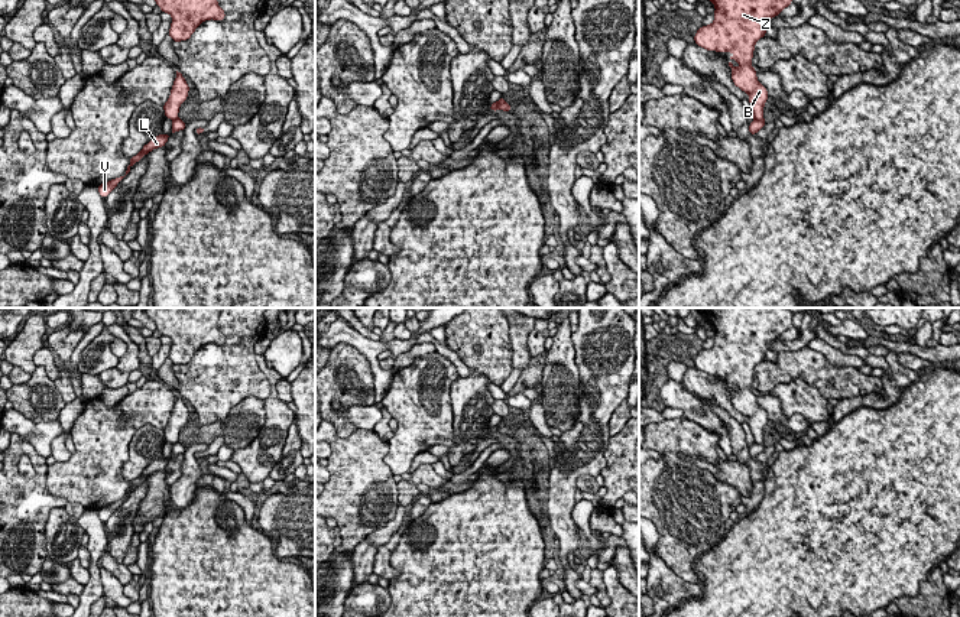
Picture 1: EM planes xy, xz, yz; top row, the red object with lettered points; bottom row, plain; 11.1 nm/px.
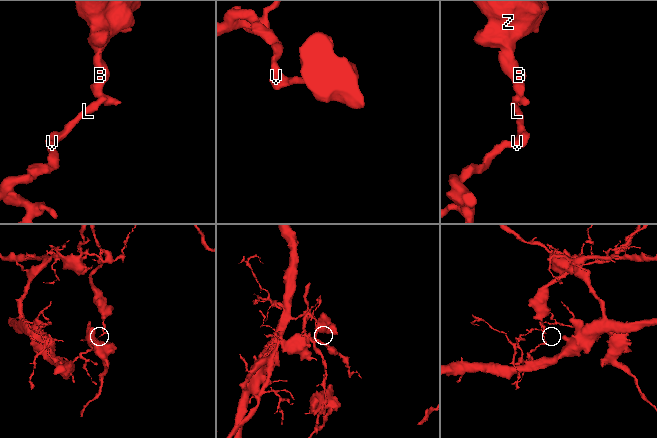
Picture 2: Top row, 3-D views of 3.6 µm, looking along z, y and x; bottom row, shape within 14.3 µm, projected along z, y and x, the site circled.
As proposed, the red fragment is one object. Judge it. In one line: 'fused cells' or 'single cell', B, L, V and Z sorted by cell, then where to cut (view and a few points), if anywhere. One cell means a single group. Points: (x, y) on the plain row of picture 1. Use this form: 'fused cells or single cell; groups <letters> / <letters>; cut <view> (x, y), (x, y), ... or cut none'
fused cells; groups B Z / L V; cut yz (755, 442), (762, 444)

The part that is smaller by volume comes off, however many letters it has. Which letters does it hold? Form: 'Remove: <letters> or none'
Remove: B, Z

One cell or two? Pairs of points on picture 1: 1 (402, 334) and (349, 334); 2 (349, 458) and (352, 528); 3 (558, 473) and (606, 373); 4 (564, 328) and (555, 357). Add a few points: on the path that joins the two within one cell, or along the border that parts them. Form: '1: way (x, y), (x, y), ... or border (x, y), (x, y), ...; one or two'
1: border (412, 333), (408, 338), (395, 338); two
2: way (352, 476), (352, 510); one
3: way (583, 448), (590, 437), (600, 398); one
4: way (563, 335), (561, 350); one

